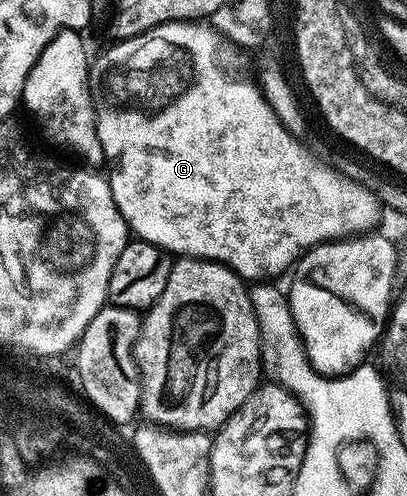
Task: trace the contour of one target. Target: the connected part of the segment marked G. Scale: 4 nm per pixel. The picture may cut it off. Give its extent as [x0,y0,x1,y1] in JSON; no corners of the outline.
[90,21,384,281]

